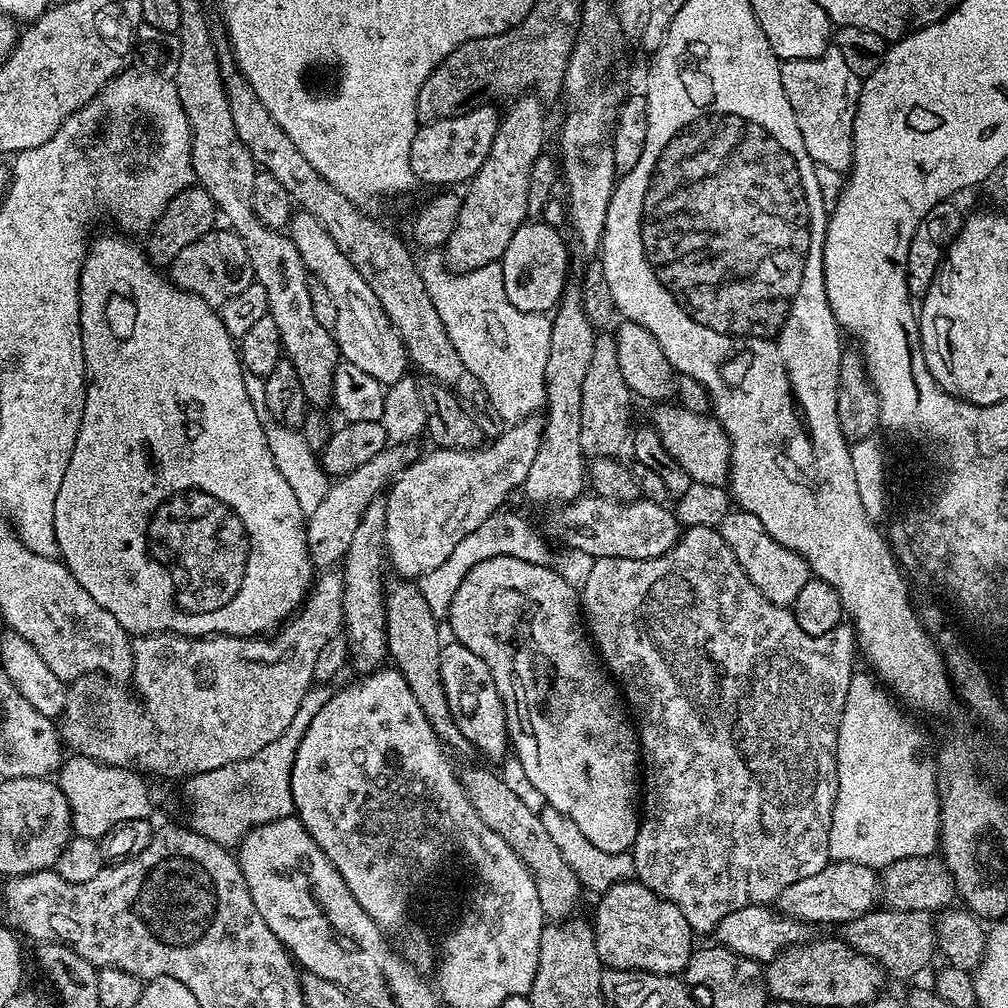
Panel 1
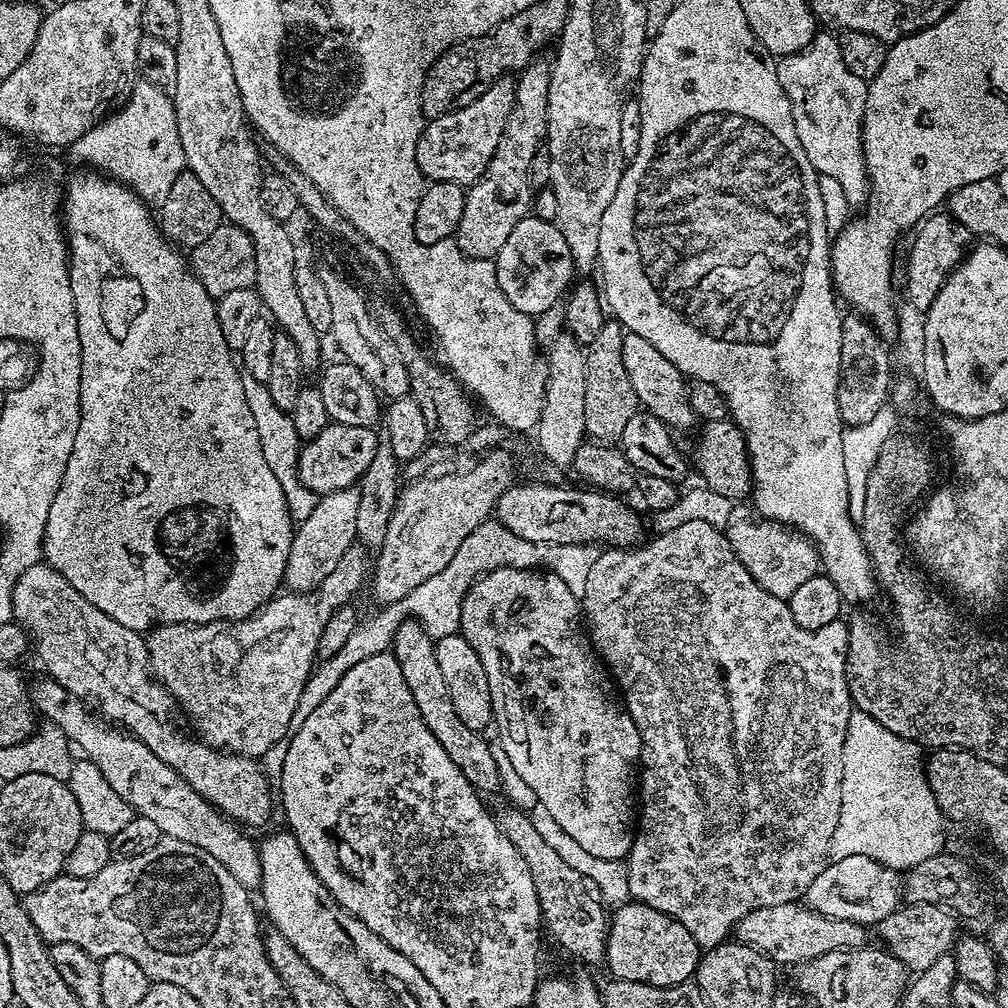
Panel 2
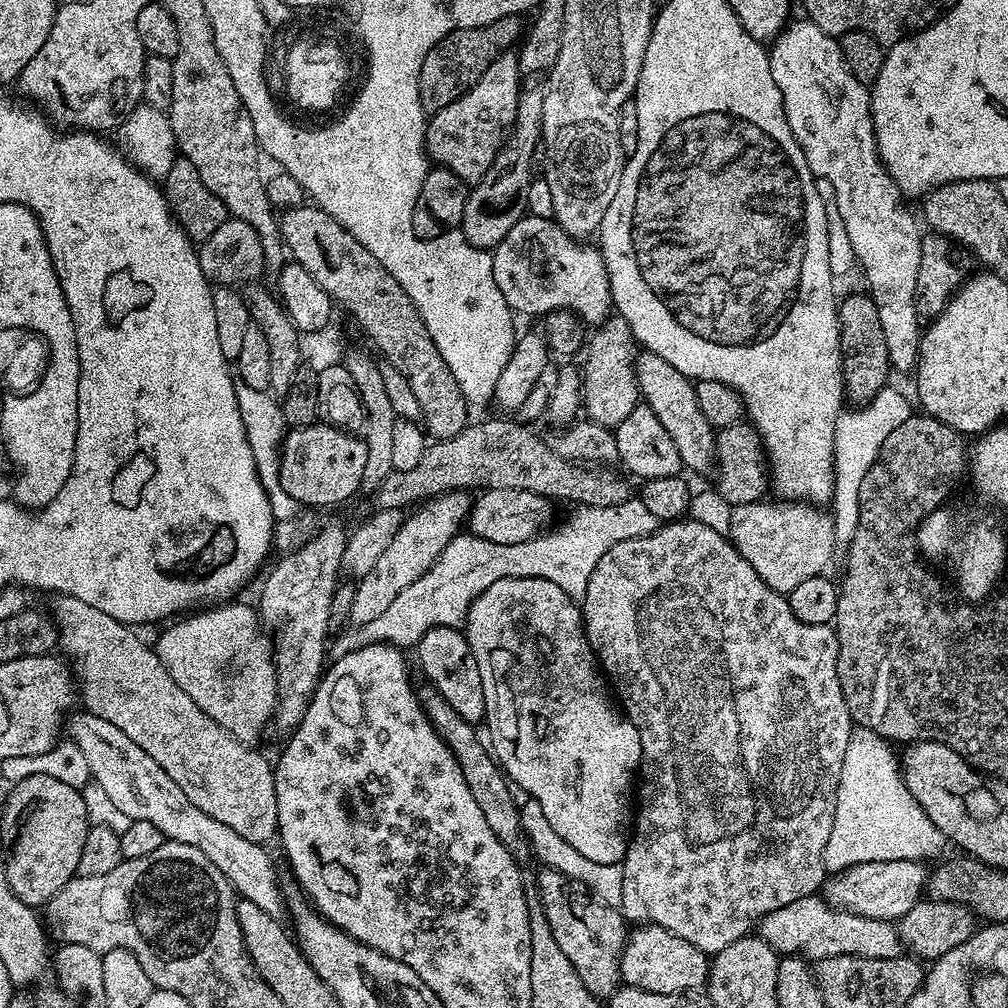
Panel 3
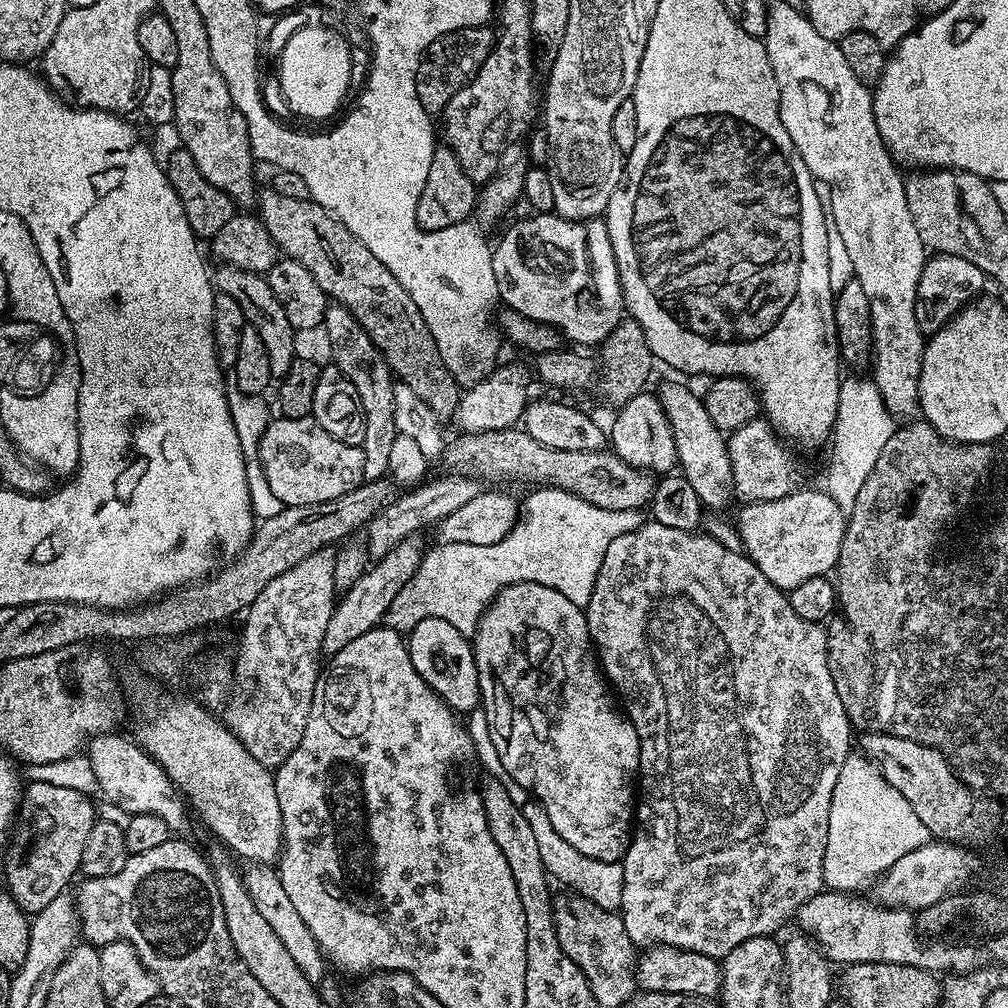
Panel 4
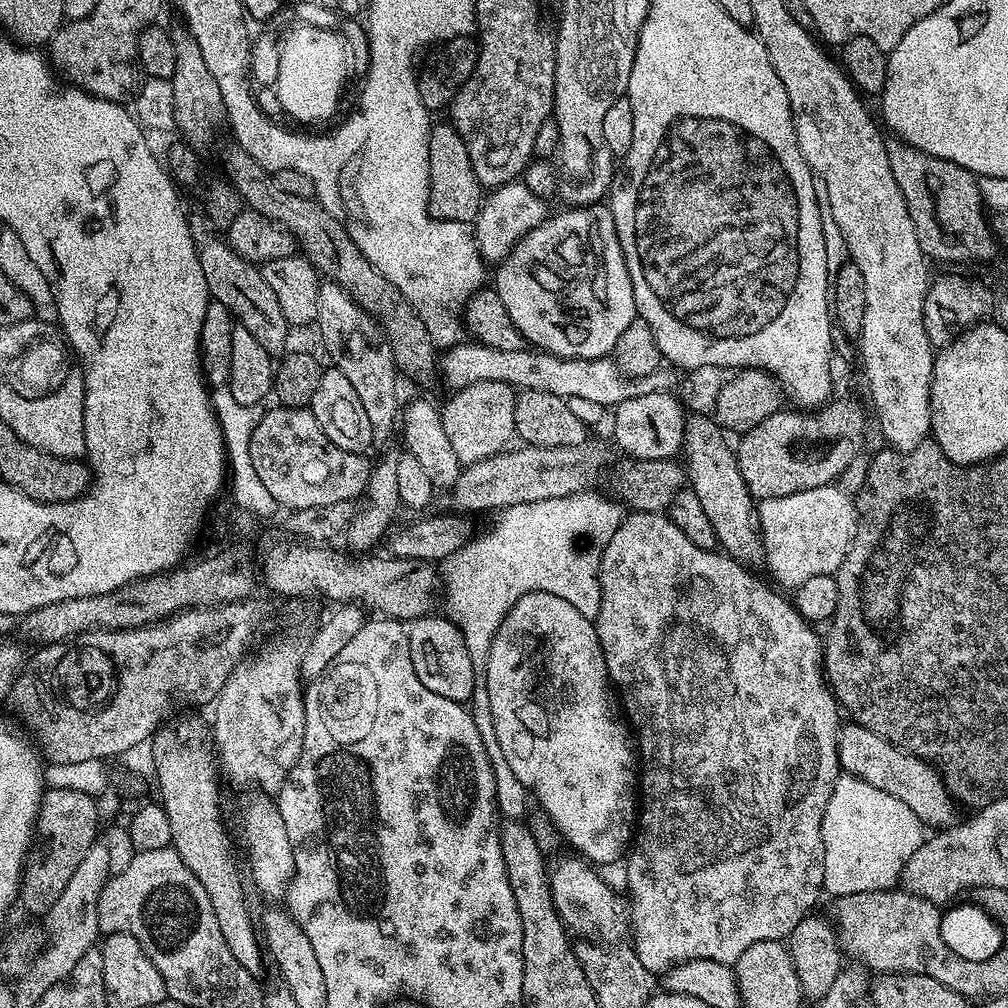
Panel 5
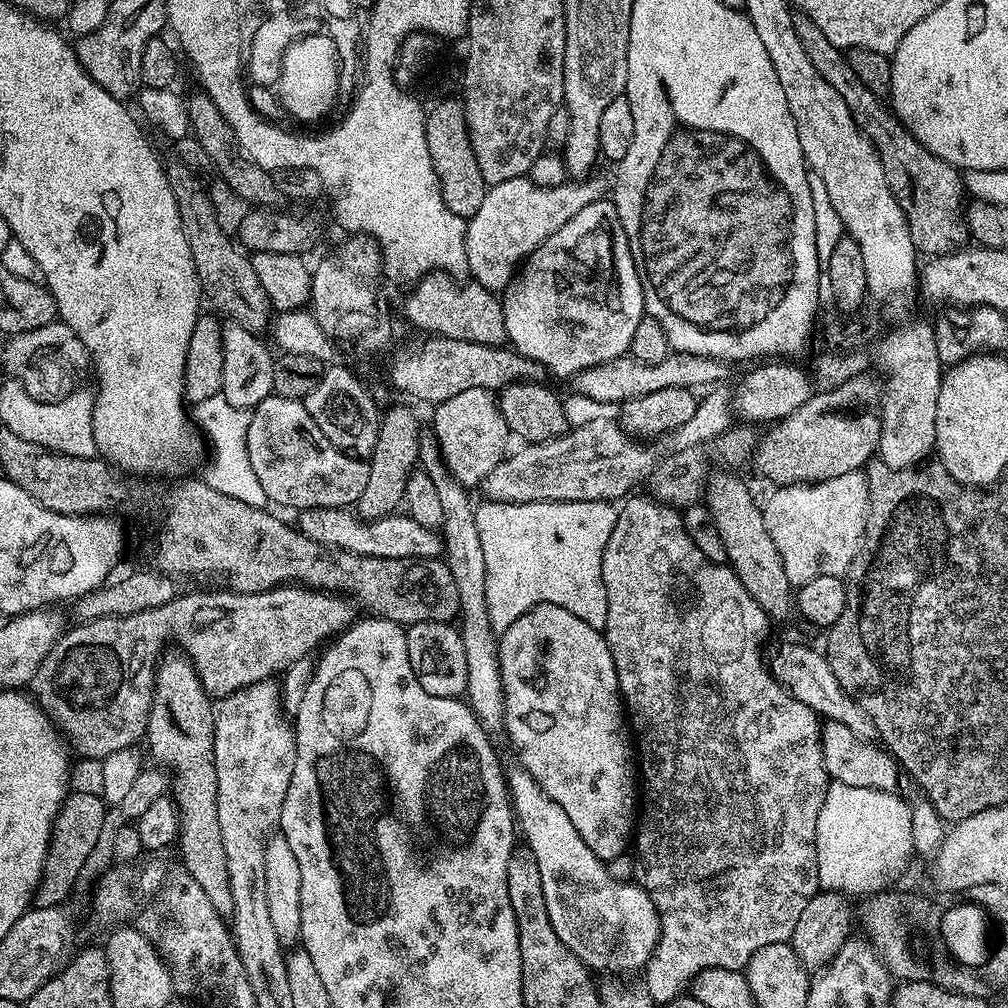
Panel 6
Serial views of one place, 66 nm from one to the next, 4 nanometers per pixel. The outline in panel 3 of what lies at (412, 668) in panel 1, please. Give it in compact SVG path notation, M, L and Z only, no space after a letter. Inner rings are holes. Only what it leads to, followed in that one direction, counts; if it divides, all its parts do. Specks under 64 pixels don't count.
M424 686L423 689L421 687L418 695L426 718L434 726L434 730L440 735L442 742L446 742L446 746L452 751L454 758L458 758L458 766L462 766L462 774L466 777L466 786L470 786L470 794L474 794L474 802L478 802L478 806L482 809L482 815L486 817L486 823L490 825L490 830L494 830L494 838L498 838L498 842L502 842L502 846L506 846L506 850L510 850L510 854L518 862L524 862L524 859L530 856L530 845L528 837L524 835L520 805L514 802L514 798L510 798L510 790L508 789L510 781L504 775L504 770L500 767L495 755L488 748L484 749L485 741L482 736L482 741L480 741L480 736L476 733L477 729L467 720L463 720L458 714L458 710L454 710L454 706L450 706L450 702L446 702L446 698L442 698L442 694L437 688Z

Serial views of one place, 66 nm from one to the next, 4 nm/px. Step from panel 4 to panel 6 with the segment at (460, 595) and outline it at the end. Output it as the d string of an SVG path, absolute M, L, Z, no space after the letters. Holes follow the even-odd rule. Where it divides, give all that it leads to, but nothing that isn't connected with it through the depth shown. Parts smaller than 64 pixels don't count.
M485 499L483 503L475 505L476 525L478 538L482 538L482 558L486 560L486 606L493 631L505 632L539 604L562 606L562 610L570 610L574 618L582 618L591 628L603 630L608 599L602 582L602 554L606 542L610 542L610 530L614 530L617 505L607 500L507 504Z

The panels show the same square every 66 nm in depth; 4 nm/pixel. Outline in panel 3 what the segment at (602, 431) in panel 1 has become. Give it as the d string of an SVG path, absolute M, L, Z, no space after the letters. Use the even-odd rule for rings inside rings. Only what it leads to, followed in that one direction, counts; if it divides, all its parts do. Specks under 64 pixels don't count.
M612 314L609 320L604 320L596 328L596 333L591 333L586 344L588 357L582 365L583 395L582 408L587 419L595 424L601 424L603 428L615 429L634 410L637 404L641 403L640 387L636 377L636 358L638 355L638 345L634 338L634 330L630 330L630 322L622 318L619 314Z

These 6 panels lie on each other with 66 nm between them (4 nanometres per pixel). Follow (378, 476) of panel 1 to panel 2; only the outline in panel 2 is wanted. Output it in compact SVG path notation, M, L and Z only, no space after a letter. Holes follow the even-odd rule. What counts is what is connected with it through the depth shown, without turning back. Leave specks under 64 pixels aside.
M353 486L337 492L331 492L317 499L314 510L310 510L310 518L299 521L292 533L292 545L284 571L284 584L293 593L311 592L319 588L322 578L331 574L334 566L346 550L356 540L356 519L358 518L359 487Z

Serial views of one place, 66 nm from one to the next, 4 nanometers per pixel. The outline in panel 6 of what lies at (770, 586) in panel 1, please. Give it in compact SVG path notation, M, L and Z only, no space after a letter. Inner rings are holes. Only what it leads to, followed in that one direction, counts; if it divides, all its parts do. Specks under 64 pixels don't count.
M863 471L842 474L838 478L819 480L817 484L790 484L780 486L768 501L763 501L764 521L778 554L782 556L782 566L786 568L786 578L794 586L822 578L826 574L843 577L854 562L860 544L864 540L864 527L868 513L868 478Z

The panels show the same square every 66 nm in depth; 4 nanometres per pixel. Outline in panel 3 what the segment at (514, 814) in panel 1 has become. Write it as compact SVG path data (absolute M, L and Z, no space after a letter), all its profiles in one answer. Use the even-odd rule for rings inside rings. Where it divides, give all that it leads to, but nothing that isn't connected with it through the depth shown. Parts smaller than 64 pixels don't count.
M547 866L534 877L536 889L540 892L540 901L550 922L550 931L558 942L558 947L570 958L578 978L598 998L611 998L621 987L620 956L624 953L626 939L626 921L619 908L606 906L585 884L571 880L556 868Z

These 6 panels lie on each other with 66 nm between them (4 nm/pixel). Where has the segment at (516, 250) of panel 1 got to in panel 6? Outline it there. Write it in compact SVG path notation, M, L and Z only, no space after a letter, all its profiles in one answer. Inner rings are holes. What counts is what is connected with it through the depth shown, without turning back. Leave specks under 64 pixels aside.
M601 198L590 202L590 206L582 206L566 226L558 226L546 242L539 244L504 289L502 303L507 343L521 356L539 364L545 373L574 378L590 366L625 355L634 338L634 329L646 313L642 282L630 254L630 242L611 199Z

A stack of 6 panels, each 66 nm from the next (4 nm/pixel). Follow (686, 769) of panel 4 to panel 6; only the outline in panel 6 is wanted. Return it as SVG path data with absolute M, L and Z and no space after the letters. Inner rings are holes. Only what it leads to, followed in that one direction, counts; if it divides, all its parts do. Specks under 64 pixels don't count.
M640 494L629 495L619 505L616 521L614 522L614 530L610 530L610 542L606 542L606 550L602 554L602 582L606 586L606 598L608 599L606 626L602 630L602 635L606 638L606 642L610 646L610 654L614 658L614 670L618 674L620 698L626 709L626 716L630 721L631 731L634 733L635 747L638 749L638 776L642 781L642 795L638 800L638 827L634 832L632 871L635 883L646 890L646 894L654 902L656 913L660 916L660 940L656 943L656 949L652 951L652 957L648 959L647 968L643 969L642 977L644 976L644 979L642 980L648 988L650 995L653 996L654 1004L656 1006L667 1006L672 1000L679 1000L685 995L686 989L691 985L697 972L710 970L711 968L725 968L726 970L738 972L748 967L750 958L755 952L762 950L762 946L787 944L791 941L794 934L794 926L798 926L798 917L802 915L802 910L806 910L806 902L810 902L810 898L816 895L820 888L820 883L818 882L818 858L816 857L816 827L818 826L818 810L822 810L822 802L828 793L830 781L828 779L828 771L824 765L824 759L822 758L822 746L820 745L821 717L817 716L810 706L798 702L798 698L790 695L772 677L765 657L763 655L760 657L760 647L763 646L764 639L768 636L769 616L762 610L762 606L758 606L758 602L754 598L750 598L750 590L746 590L746 586L742 586L742 582L735 576L728 564L710 562L710 558L706 558L706 554L702 554L702 550L698 550L698 546L694 546L694 542L690 542L690 534L686 534L684 517L677 509L672 508L668 504L662 504L647 494L636 495Z

